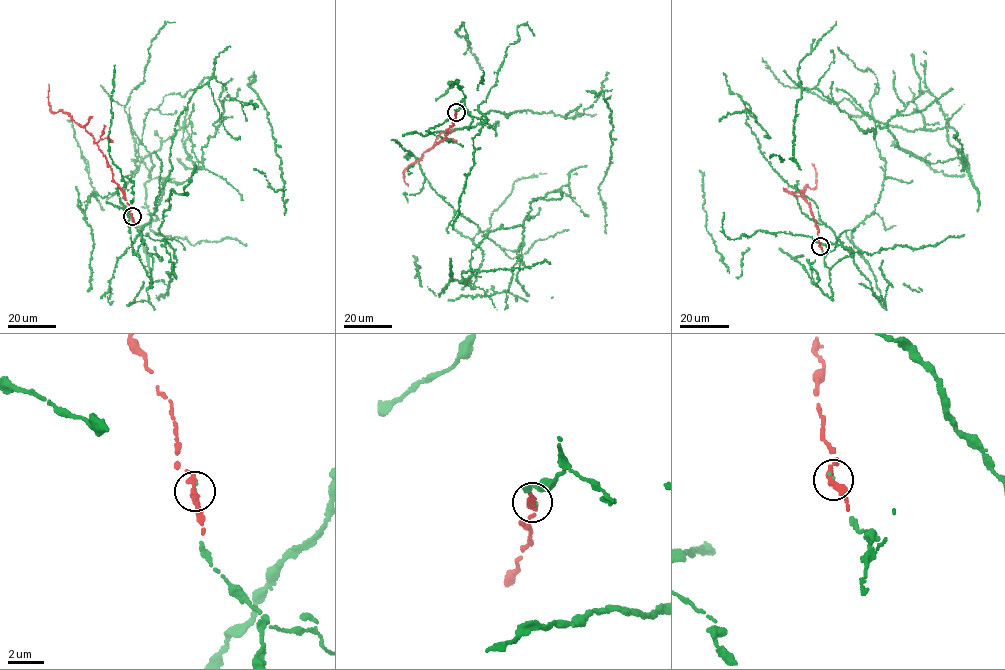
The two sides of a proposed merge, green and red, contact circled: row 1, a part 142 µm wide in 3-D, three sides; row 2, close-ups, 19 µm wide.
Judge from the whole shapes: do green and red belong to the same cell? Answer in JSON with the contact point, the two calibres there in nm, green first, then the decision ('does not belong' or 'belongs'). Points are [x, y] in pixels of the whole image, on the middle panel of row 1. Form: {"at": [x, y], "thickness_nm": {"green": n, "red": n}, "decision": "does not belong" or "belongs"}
{"at": [456, 112], "thickness_nm": {"green": 110, "red": 360}, "decision": "belongs"}

